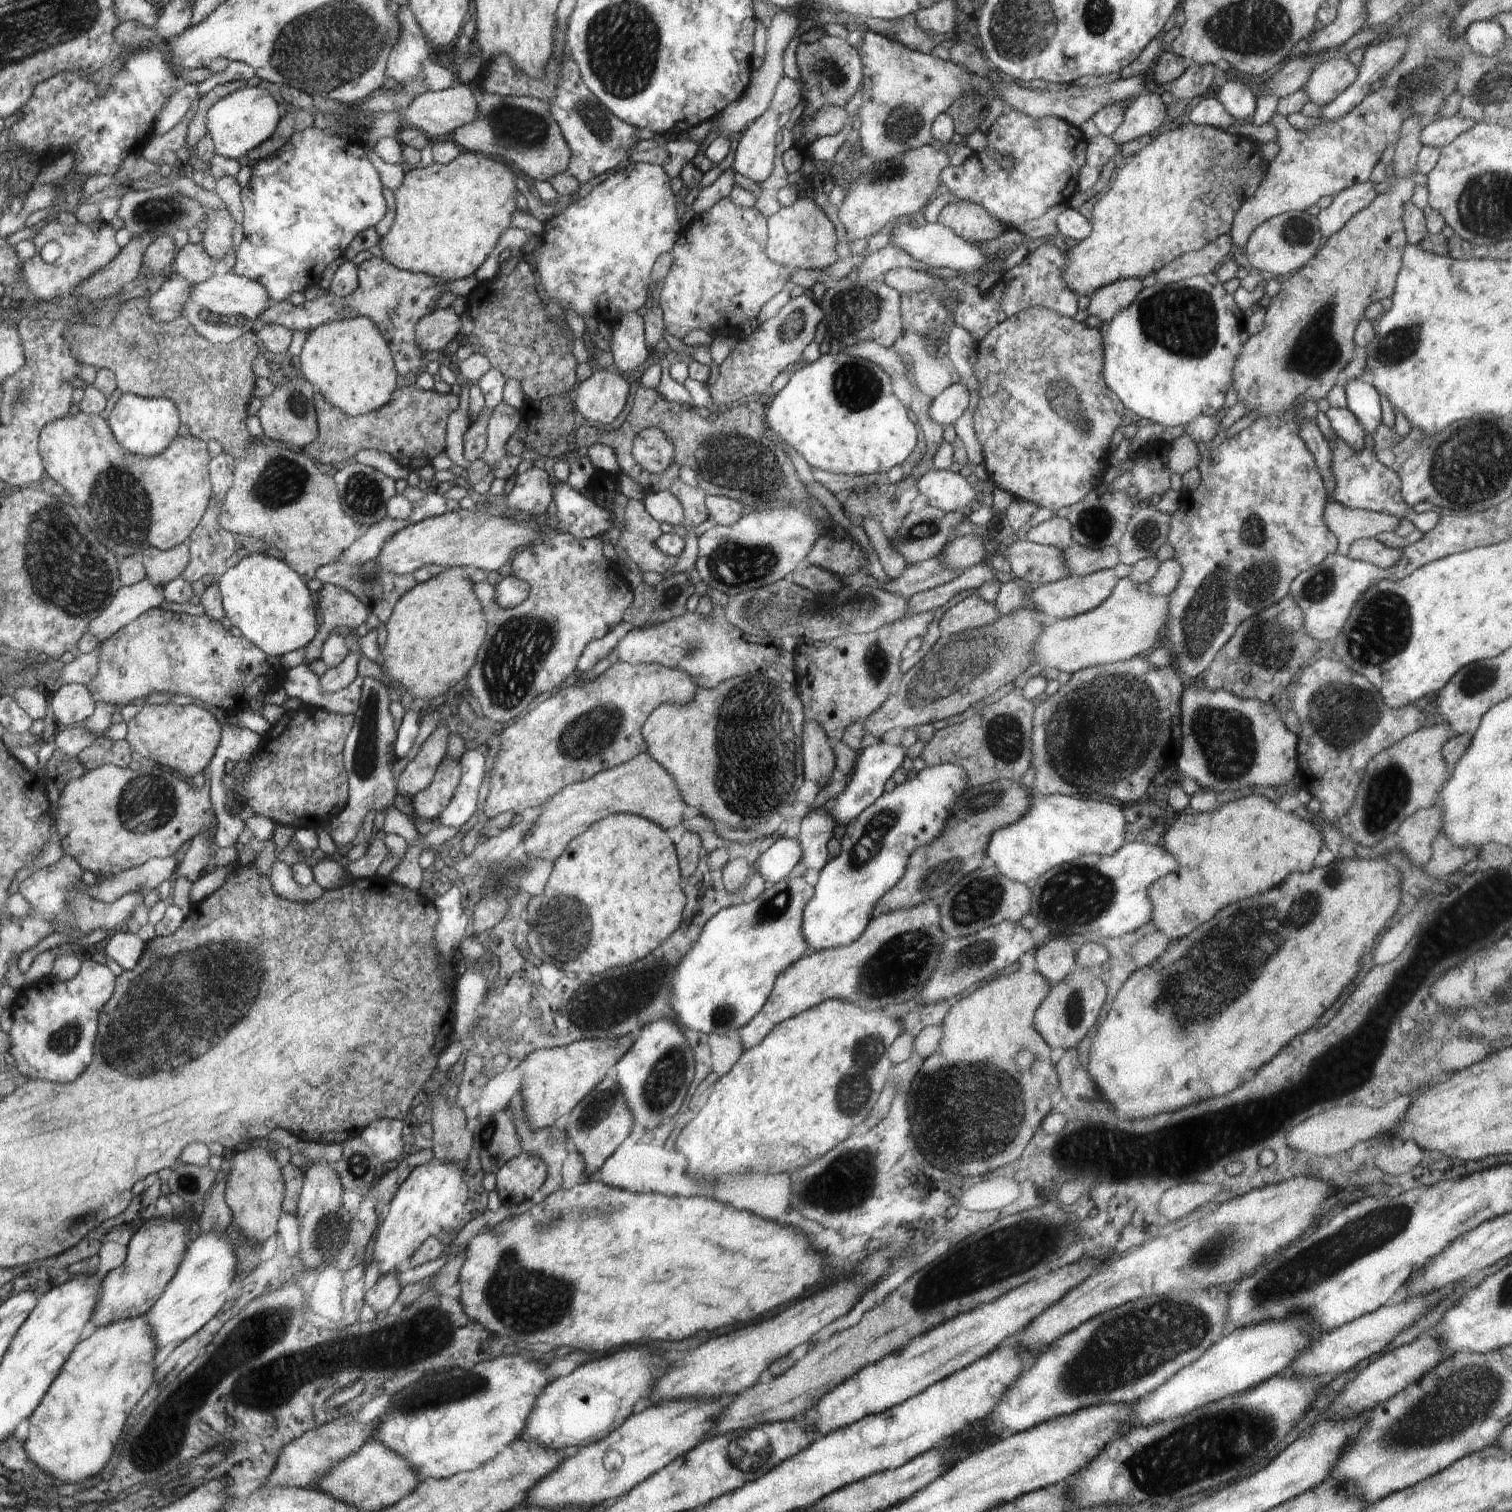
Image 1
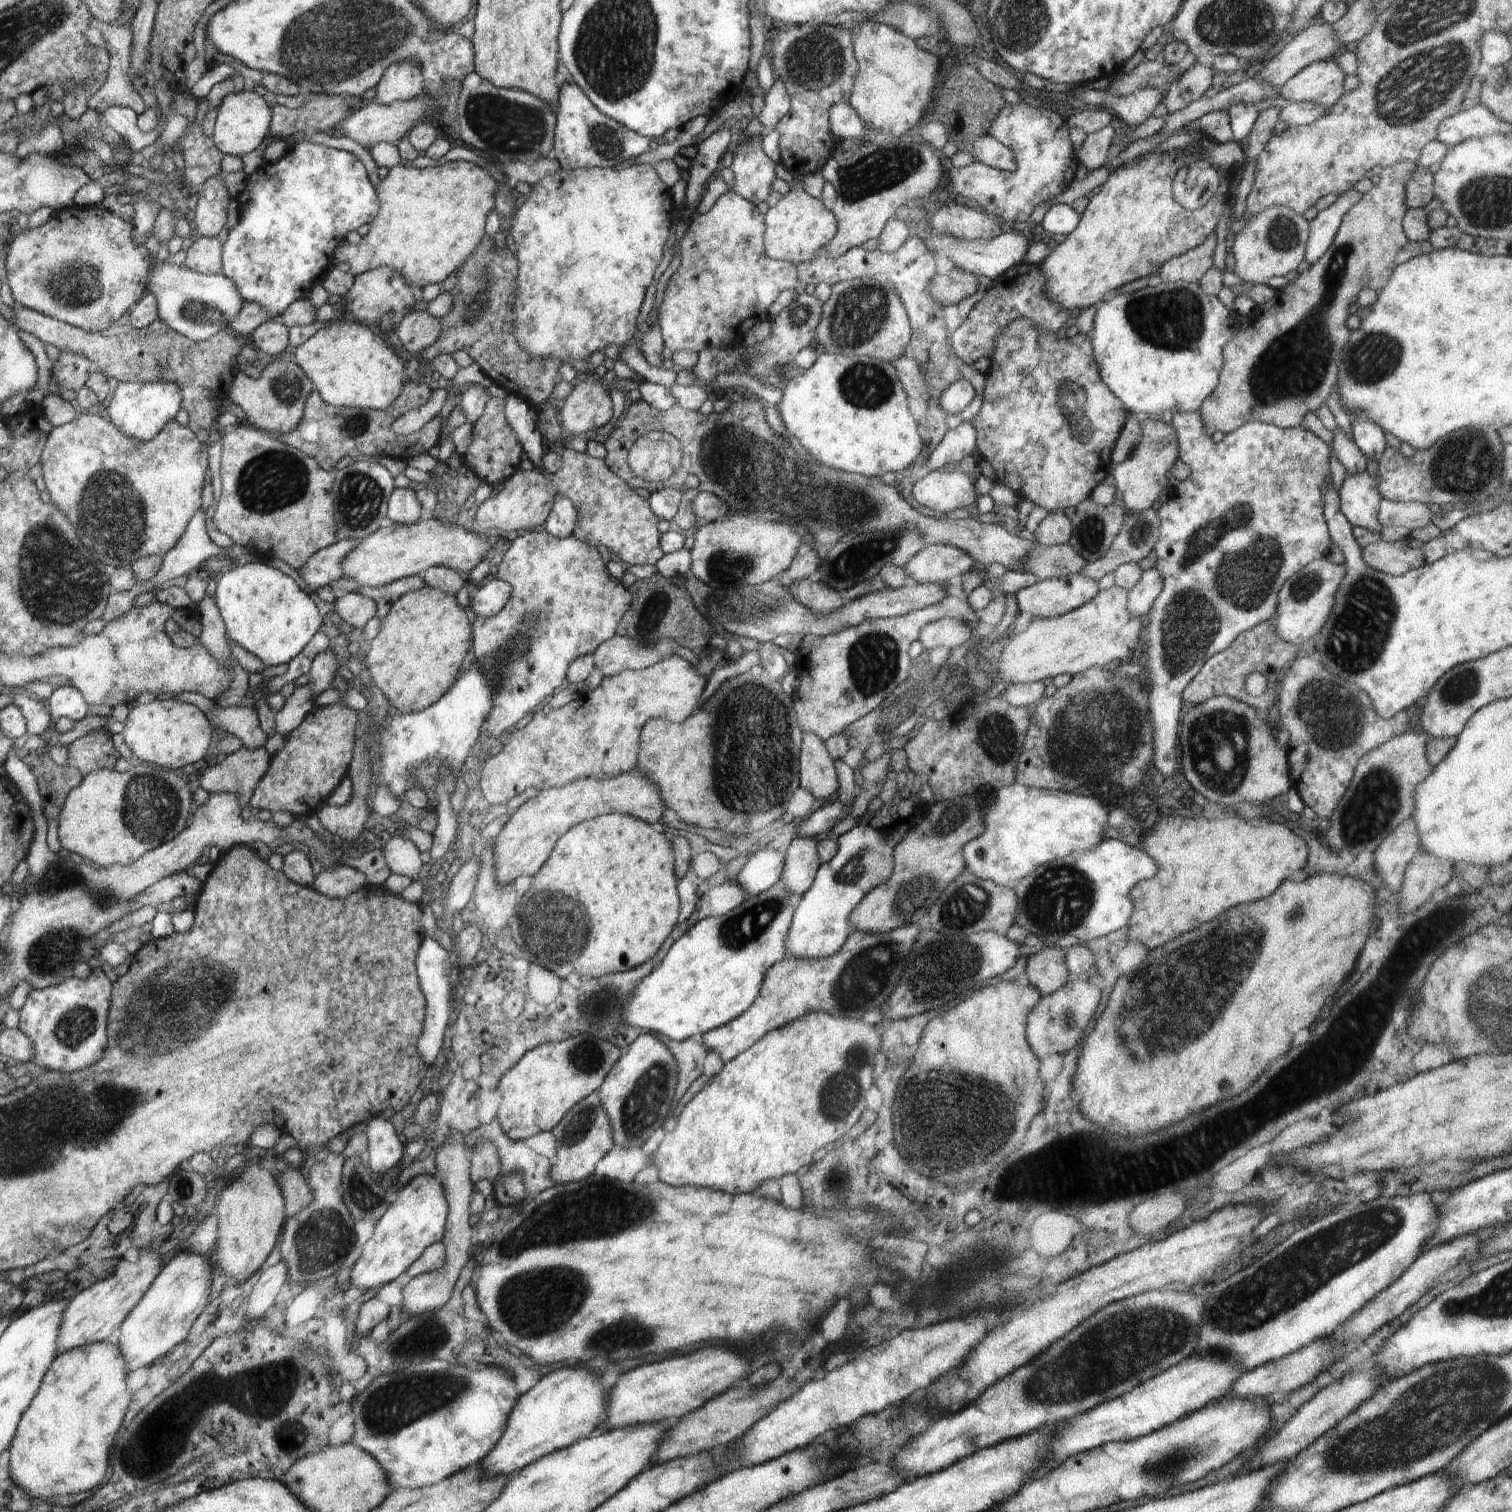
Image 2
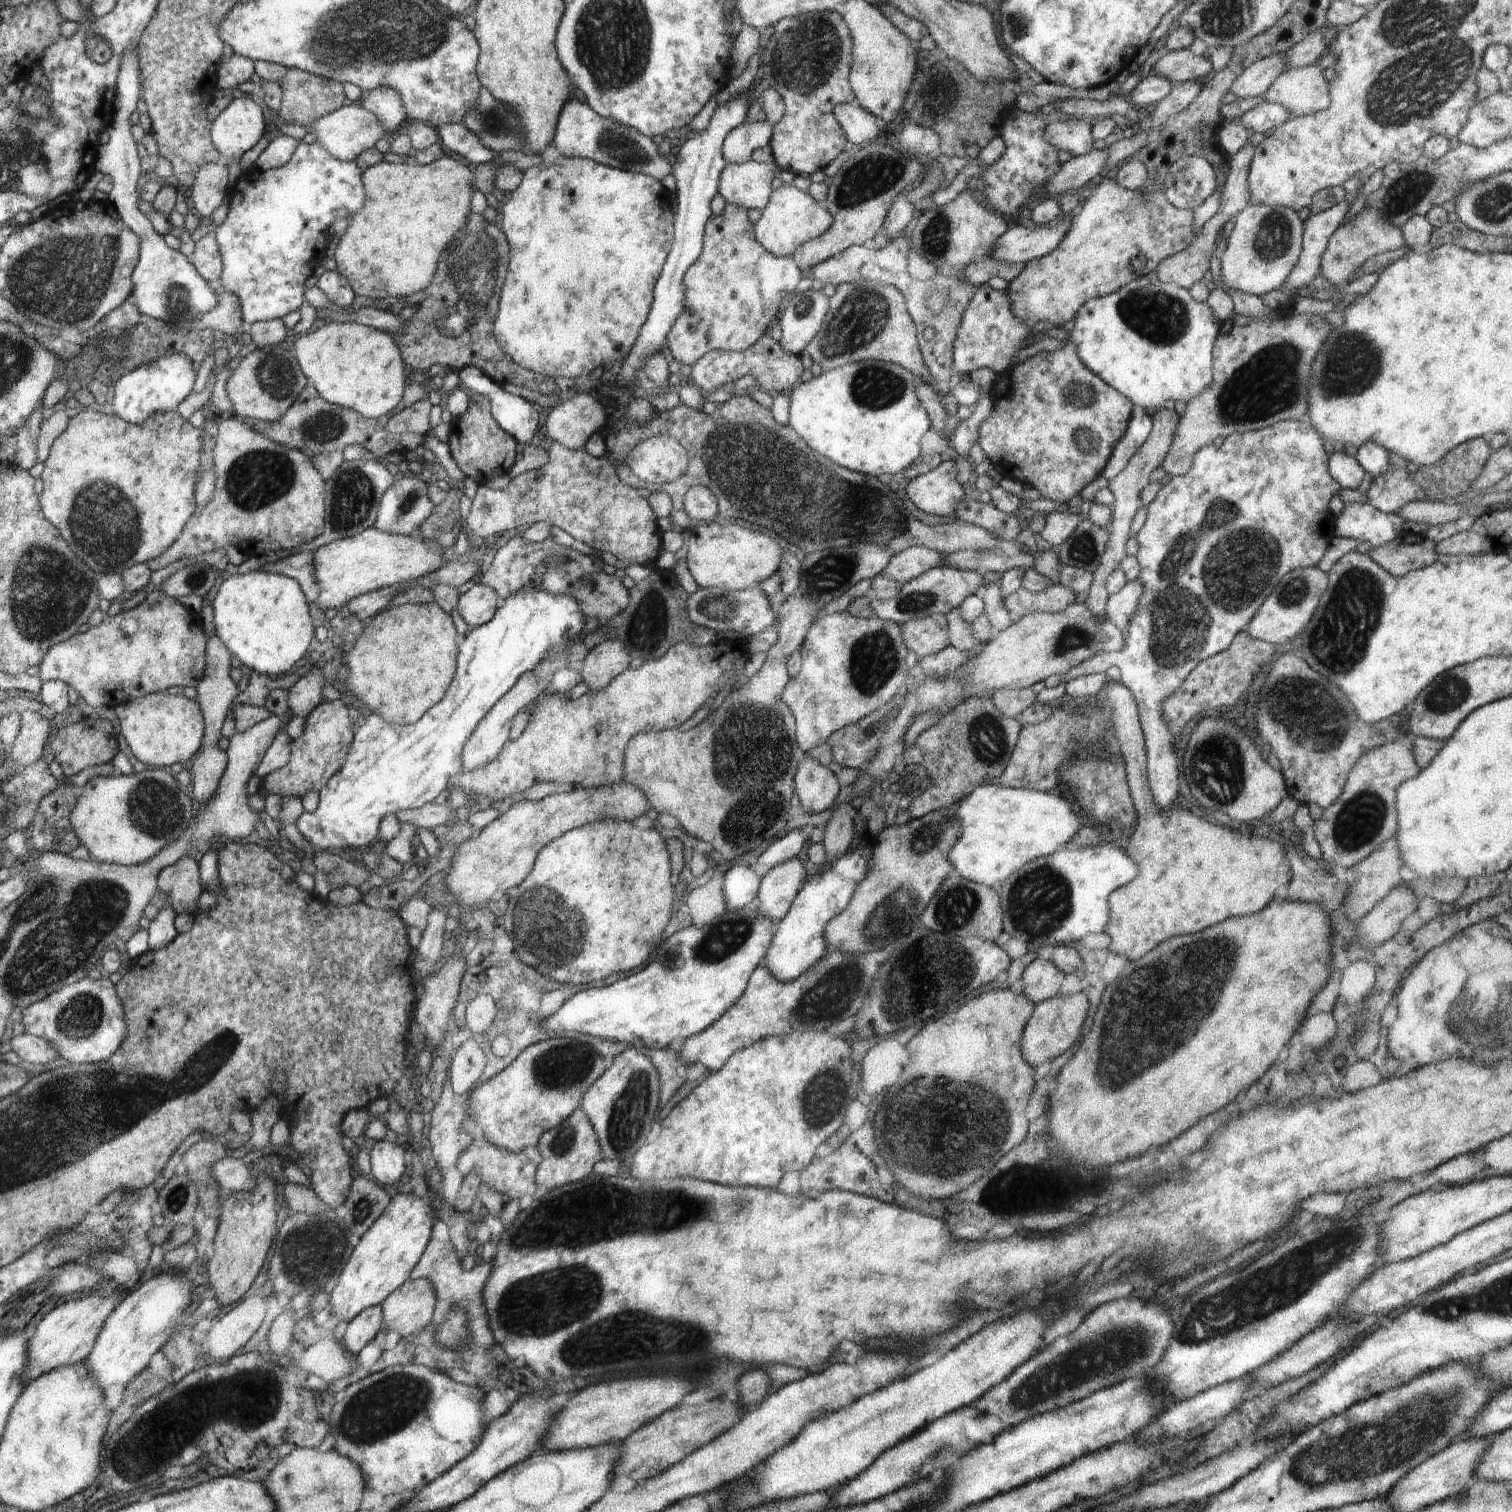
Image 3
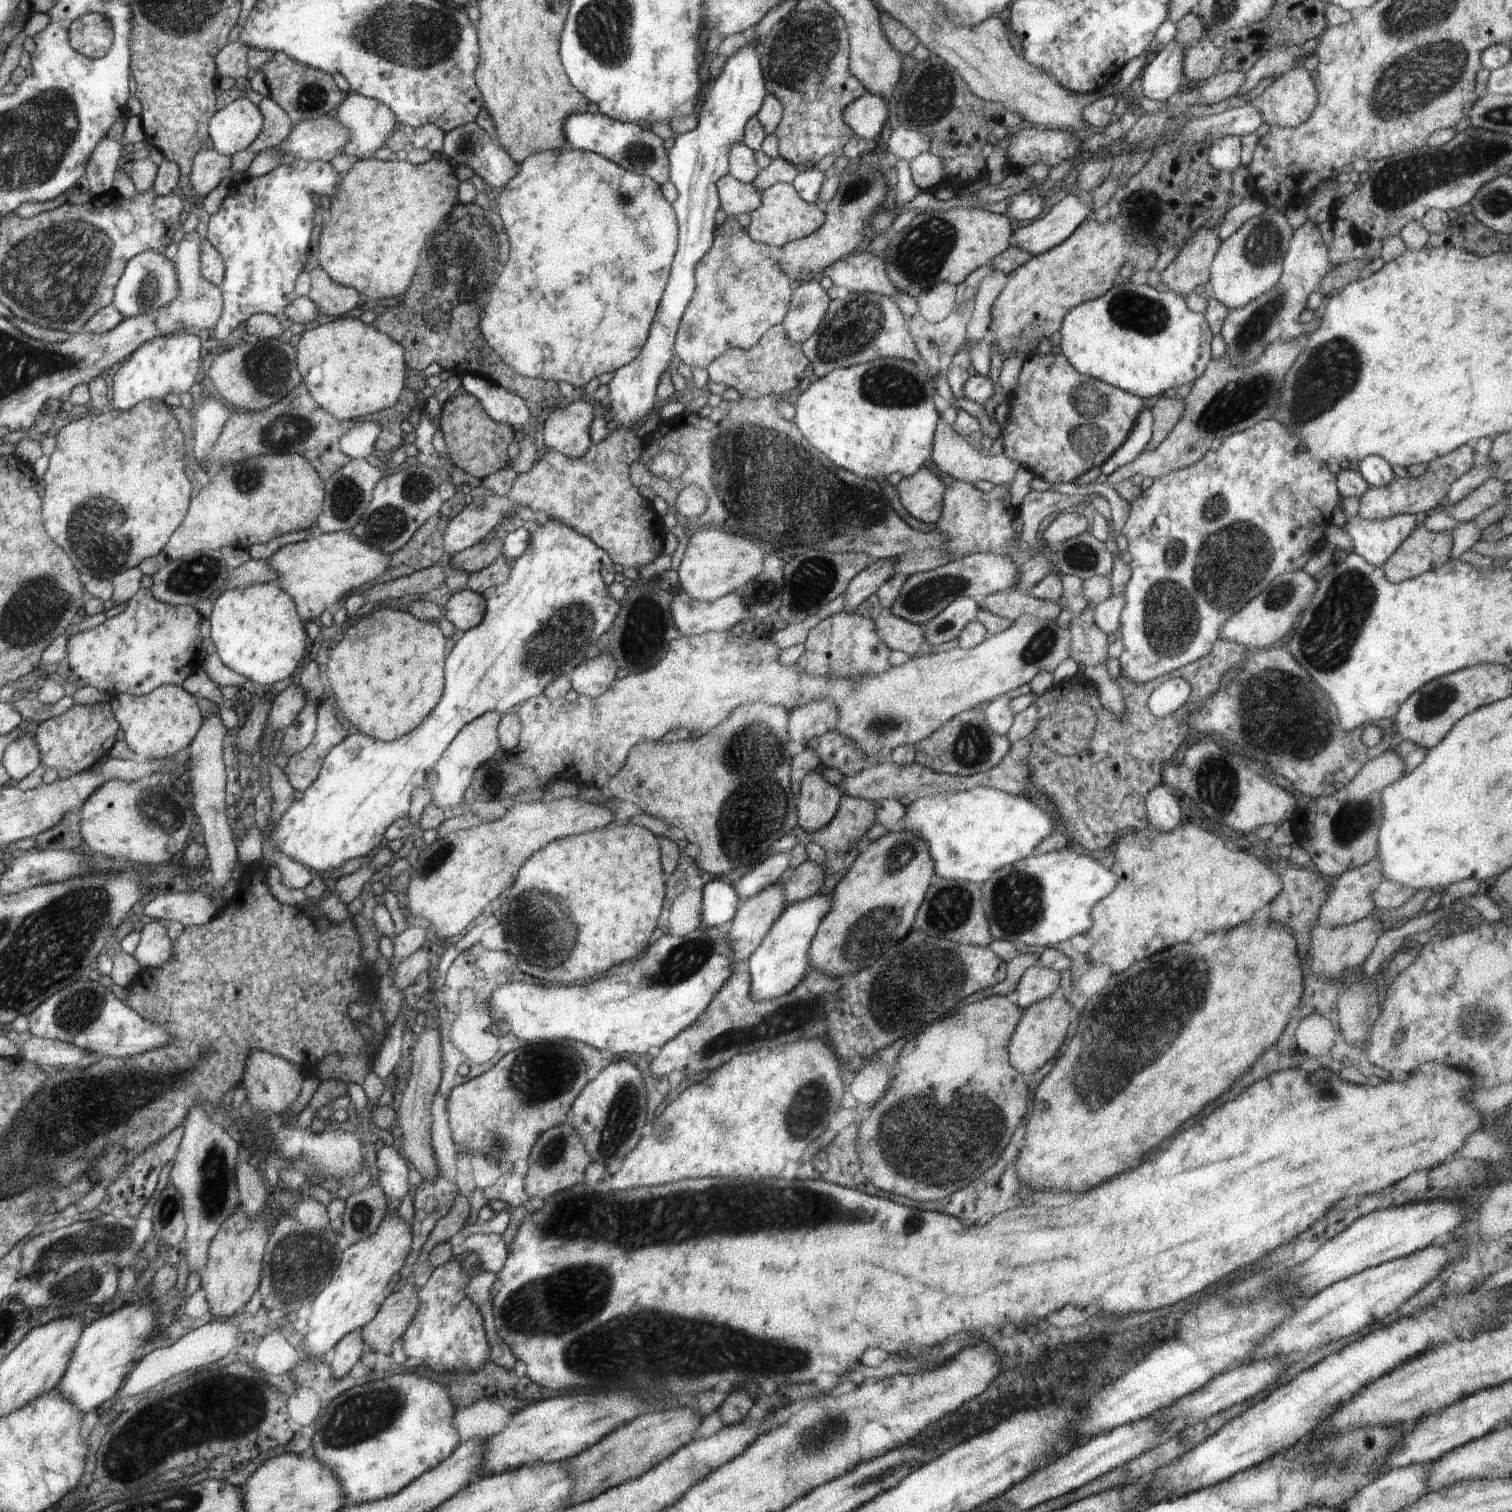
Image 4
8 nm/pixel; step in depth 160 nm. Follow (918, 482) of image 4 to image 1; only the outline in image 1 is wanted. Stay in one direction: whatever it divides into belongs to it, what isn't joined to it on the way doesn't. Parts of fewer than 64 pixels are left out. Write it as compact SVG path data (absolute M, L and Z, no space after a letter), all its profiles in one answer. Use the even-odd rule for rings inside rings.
M929 470L919 478L919 494L924 494L934 508L947 515L954 511L968 513L976 506L976 492L960 473L948 470Z

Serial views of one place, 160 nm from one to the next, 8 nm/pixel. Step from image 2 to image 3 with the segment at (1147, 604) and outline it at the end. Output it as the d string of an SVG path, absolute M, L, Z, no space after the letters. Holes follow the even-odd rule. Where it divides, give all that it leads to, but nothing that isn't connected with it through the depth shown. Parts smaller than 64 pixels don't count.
M1138 579L1127 582L1122 590L1109 595L1105 608L1106 618L1118 625L1118 628L1126 630L1132 614L1136 614L1141 594L1142 582L1138 582Z

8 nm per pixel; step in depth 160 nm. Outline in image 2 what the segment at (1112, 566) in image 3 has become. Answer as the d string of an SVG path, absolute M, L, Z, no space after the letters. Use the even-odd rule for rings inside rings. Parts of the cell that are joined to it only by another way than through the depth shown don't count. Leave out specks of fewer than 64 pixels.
M1140 413L1136 415L1138 424L1143 432L1138 446L1126 460L1111 467L1111 477L1114 479L1118 492L1122 492L1122 506L1130 513L1139 513L1150 509L1158 500L1160 492L1166 489L1166 472L1171 470L1179 459L1179 444L1177 432L1173 425L1161 421L1150 420L1149 416Z

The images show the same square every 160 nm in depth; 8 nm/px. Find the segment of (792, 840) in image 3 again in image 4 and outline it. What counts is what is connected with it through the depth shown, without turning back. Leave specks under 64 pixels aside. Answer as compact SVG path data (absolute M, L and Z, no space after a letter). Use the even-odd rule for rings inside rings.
M790 853L773 854L764 862L758 863L748 873L734 882L733 886L740 901L757 895L763 888L773 885L786 872L789 866Z

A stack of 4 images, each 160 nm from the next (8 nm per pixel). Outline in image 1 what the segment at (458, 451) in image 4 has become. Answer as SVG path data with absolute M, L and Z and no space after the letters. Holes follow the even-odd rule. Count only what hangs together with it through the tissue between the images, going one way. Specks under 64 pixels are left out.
M502 400L493 408L488 420L487 447L480 459L489 464L495 478L509 479L523 459L521 453L512 456L506 450L508 439L520 424L520 417L518 409Z

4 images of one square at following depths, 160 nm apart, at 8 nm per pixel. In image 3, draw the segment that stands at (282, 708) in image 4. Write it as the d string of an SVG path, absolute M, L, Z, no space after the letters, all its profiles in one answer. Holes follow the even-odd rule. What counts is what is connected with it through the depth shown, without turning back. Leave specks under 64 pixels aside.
M308 667L300 680L288 693L288 713L292 716L307 718L322 702L322 684L325 678L319 668Z

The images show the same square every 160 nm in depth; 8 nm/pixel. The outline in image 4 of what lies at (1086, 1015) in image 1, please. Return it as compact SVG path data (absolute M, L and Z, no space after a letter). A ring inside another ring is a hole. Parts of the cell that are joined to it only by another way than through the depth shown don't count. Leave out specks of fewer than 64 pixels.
M1046 997L1023 1009L1021 1021L1014 1030L1009 1044L1009 1061L1011 1065L1024 1074L1030 1074L1044 1066L1048 1060L1054 1058L1058 1049L1064 1043L1075 1005L1066 999L1052 999Z

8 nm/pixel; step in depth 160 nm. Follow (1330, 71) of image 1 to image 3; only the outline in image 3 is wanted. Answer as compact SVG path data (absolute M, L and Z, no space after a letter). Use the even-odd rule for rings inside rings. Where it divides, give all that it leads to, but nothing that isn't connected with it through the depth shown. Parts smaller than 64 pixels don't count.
M1319 63L1282 72L1265 93L1267 103L1282 104L1291 117L1302 117L1330 106L1328 80Z

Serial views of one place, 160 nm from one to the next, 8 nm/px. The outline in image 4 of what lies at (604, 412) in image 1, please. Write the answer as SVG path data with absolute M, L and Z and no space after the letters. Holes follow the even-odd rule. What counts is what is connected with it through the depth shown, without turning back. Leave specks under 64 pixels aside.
M584 395L549 414L542 441L546 449L560 451L570 458L581 457L593 444L593 422L594 406L590 397Z

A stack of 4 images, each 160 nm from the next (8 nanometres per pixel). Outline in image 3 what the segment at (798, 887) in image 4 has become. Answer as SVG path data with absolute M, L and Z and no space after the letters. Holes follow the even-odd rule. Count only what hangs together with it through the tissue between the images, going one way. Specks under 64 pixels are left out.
M850 803L837 806L832 812L832 816L827 823L826 832L822 844L825 846L826 860L824 864L813 865L807 863L807 880L818 876L820 872L824 872L826 868L830 868L830 862L834 862L836 858L844 856L850 849L851 842L854 841L855 828L852 816L848 816L848 812L852 810Z

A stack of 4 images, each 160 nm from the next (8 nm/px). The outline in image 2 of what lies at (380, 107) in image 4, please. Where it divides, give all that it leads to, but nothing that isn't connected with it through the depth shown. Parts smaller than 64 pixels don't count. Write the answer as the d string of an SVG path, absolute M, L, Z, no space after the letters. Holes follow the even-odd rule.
M410 59L394 63L375 87L382 105L416 98L424 92L421 66Z

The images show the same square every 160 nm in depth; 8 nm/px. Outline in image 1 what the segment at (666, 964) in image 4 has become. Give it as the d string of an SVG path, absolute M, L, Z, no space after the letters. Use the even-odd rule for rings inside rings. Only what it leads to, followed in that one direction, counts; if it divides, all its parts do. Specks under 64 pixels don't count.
M806 877L786 878L768 885L760 896L747 903L732 904L719 910L708 922L697 944L679 964L673 977L671 1007L673 1018L682 1026L706 1034L728 1034L749 1024L773 994L778 976L809 951L803 935L803 911L815 896Z

